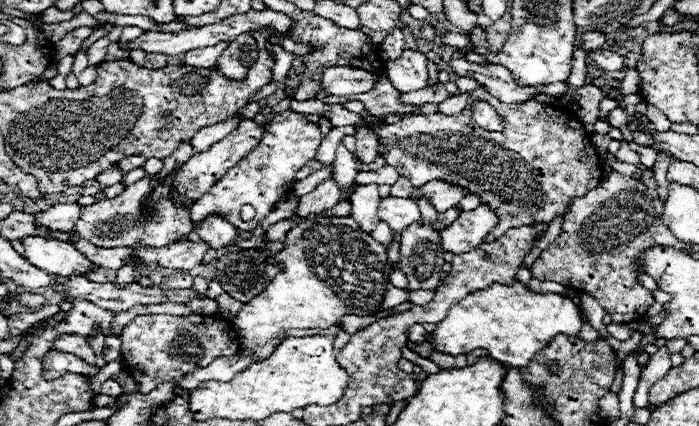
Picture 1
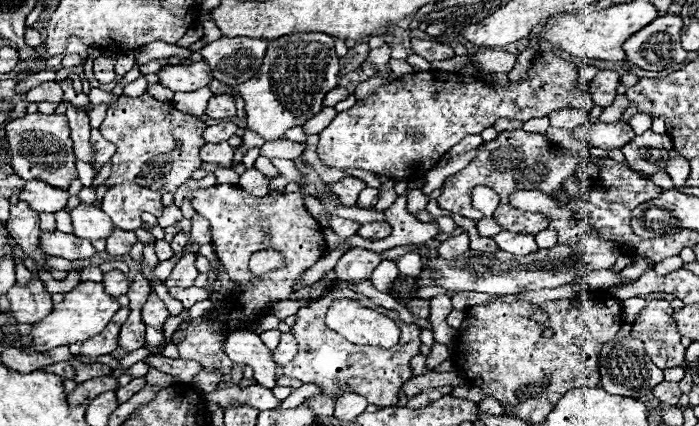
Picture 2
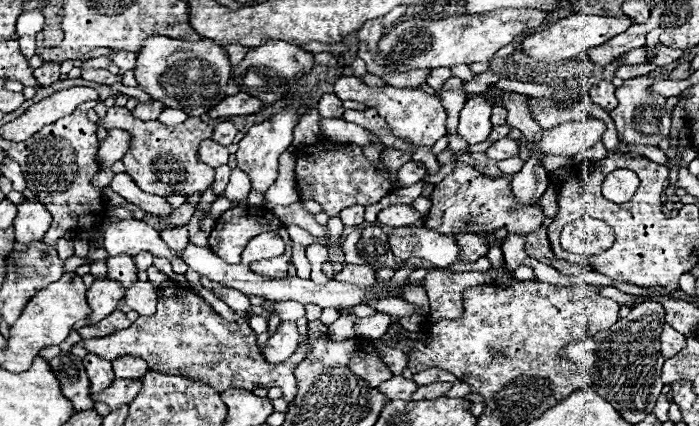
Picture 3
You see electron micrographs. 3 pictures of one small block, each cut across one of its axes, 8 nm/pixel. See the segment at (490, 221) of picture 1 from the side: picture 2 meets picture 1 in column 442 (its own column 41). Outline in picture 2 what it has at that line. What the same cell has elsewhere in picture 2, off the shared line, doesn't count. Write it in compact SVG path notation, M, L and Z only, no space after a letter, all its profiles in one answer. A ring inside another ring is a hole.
M40 232L40 246L46 254L50 256L58 256L58 258L66 258L66 260L86 260L92 258L96 254L96 250L92 248L90 242L82 240L82 238L74 238L72 234L64 234L64 232Z

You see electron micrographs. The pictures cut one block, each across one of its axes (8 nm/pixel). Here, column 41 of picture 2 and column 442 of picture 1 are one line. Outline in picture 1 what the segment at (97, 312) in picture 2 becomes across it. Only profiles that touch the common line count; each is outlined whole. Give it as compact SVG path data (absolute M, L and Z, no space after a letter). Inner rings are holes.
M516 282L516 286L490 286L488 290L478 290L464 298L464 302L452 306L448 318L436 324L432 346L452 356L480 348L494 360L508 362L510 366L526 366L556 334L580 336L582 324L582 312L570 298L560 294L538 294Z

